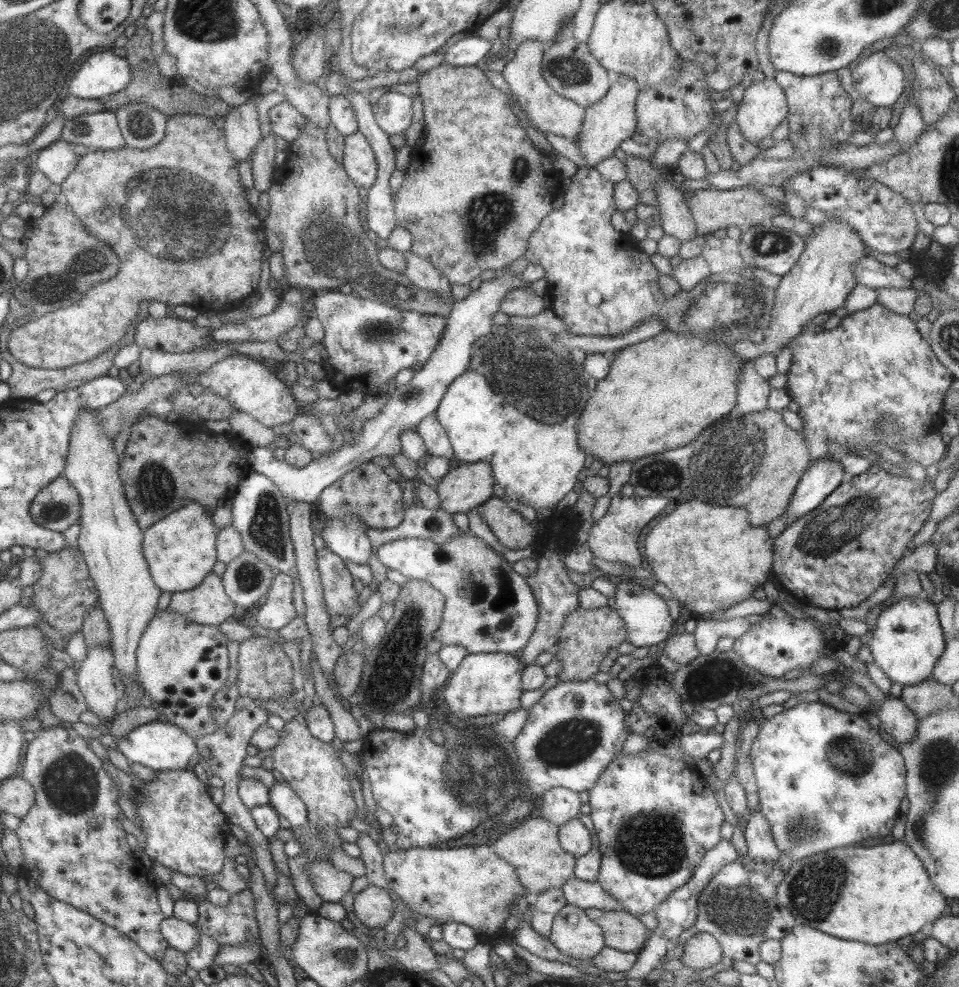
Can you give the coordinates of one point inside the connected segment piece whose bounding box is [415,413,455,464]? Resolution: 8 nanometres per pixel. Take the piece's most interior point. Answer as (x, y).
(433, 436)

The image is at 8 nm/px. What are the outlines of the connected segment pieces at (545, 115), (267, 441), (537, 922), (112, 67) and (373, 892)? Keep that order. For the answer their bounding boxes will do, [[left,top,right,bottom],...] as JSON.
[[501,40,584,142],[227,411,276,447],[529,888,565,937],[67,52,131,99],[353,885,393,929]]

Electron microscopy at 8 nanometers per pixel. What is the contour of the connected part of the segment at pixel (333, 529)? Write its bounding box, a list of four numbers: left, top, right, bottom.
[320,516,374,564]

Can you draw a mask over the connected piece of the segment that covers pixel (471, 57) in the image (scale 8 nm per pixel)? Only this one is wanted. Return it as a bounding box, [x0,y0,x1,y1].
[443,35,491,67]

